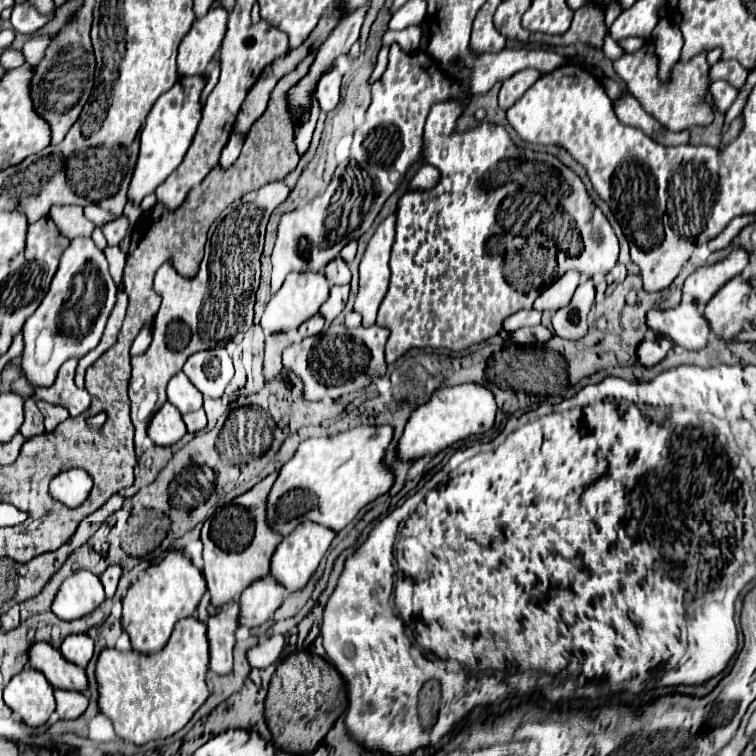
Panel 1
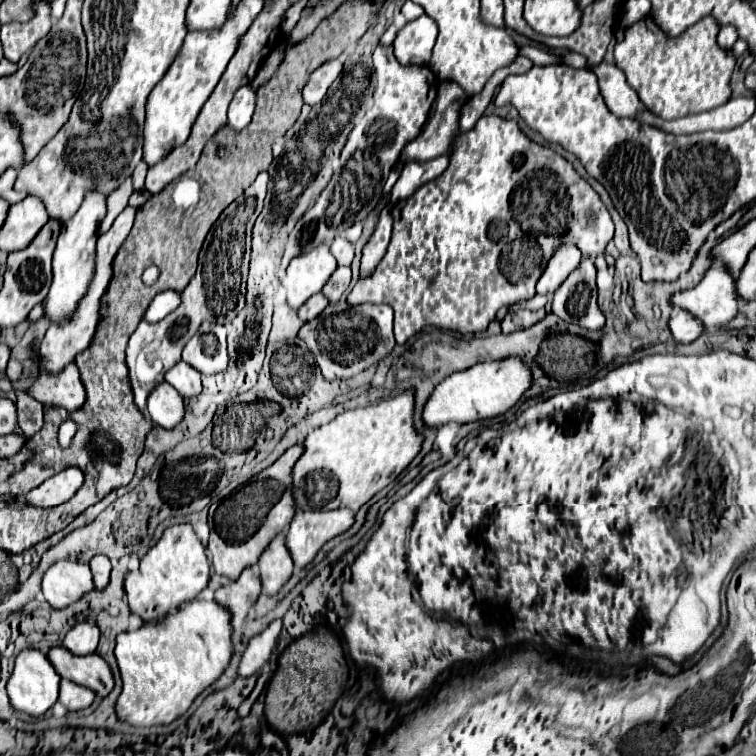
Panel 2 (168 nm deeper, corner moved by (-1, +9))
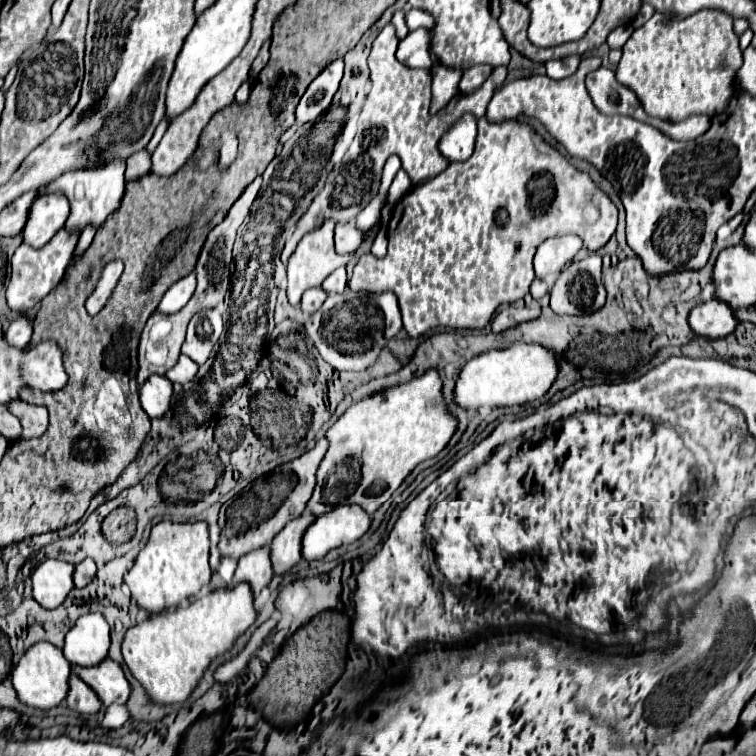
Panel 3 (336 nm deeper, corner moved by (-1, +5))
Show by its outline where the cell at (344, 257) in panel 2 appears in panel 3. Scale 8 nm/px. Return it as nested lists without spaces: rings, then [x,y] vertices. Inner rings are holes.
[[[338,223],[338,225],[336,225],[336,233],[334,233],[336,251],[344,255],[344,253],[350,253],[350,251],[358,249],[360,237],[362,237],[362,231],[358,231],[352,223],[348,223],[348,225]]]

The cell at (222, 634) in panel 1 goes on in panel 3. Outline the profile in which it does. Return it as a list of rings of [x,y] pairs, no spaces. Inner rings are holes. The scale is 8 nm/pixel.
[[[256,549],[254,553],[248,553],[246,557],[242,557],[238,561],[238,569],[228,585],[236,587],[238,583],[248,583],[252,589],[252,595],[256,597],[272,579],[272,565],[270,565],[270,557],[268,557],[268,549]]]

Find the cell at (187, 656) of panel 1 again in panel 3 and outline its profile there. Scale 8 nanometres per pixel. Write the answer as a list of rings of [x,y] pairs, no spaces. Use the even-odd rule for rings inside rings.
[[[246,583],[234,589],[218,589],[188,607],[158,613],[126,631],[122,655],[130,673],[144,687],[150,703],[184,703],[200,683],[208,665],[222,653],[228,653],[236,639],[254,623],[252,593]]]

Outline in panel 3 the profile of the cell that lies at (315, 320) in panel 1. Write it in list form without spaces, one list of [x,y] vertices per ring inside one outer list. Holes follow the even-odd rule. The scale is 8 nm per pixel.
[[[310,289],[308,293],[304,293],[304,297],[302,297],[302,311],[304,311],[304,315],[316,313],[322,307],[324,299],[326,299],[326,293],[322,289]]]

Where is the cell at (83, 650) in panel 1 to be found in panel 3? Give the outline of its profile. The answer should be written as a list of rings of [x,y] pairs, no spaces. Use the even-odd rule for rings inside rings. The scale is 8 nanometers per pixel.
[[[88,613],[86,617],[80,617],[68,631],[62,651],[72,665],[90,667],[98,665],[106,657],[108,645],[110,627],[106,619],[100,613]]]

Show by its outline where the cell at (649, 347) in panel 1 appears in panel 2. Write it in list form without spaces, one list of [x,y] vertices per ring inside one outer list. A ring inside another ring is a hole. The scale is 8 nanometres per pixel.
[[[674,309],[670,317],[670,331],[678,343],[692,343],[704,333],[704,325],[692,313],[686,313],[686,309]]]

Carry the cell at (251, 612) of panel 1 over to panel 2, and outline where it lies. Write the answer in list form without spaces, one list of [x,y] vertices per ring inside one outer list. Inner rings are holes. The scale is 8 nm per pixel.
[[[286,531],[278,533],[270,545],[266,547],[266,551],[260,555],[258,561],[260,567],[260,577],[262,577],[262,587],[270,593],[276,595],[278,589],[290,579],[292,575],[292,567],[294,561],[286,549]],[[284,547],[284,549],[280,549]]]

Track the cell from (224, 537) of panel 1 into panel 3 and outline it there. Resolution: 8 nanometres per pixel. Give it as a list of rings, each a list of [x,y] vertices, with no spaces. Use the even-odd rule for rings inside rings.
[[[320,437],[314,449],[306,451],[302,457],[288,461],[274,469],[272,473],[256,479],[250,483],[242,493],[238,493],[226,507],[226,515],[220,525],[220,543],[218,551],[222,557],[240,559],[246,553],[260,549],[262,545],[268,545],[274,535],[280,533],[280,529],[290,521],[302,515],[306,501],[310,499],[310,493],[314,489],[314,473],[318,467],[318,461],[326,453],[326,439]]]

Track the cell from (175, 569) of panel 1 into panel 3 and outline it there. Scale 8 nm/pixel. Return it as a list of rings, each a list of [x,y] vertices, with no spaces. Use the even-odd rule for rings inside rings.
[[[160,521],[152,527],[146,547],[138,553],[132,569],[126,573],[126,585],[140,609],[148,613],[160,613],[182,601],[194,597],[204,585],[210,583],[208,565],[208,525],[198,523],[168,523]]]

